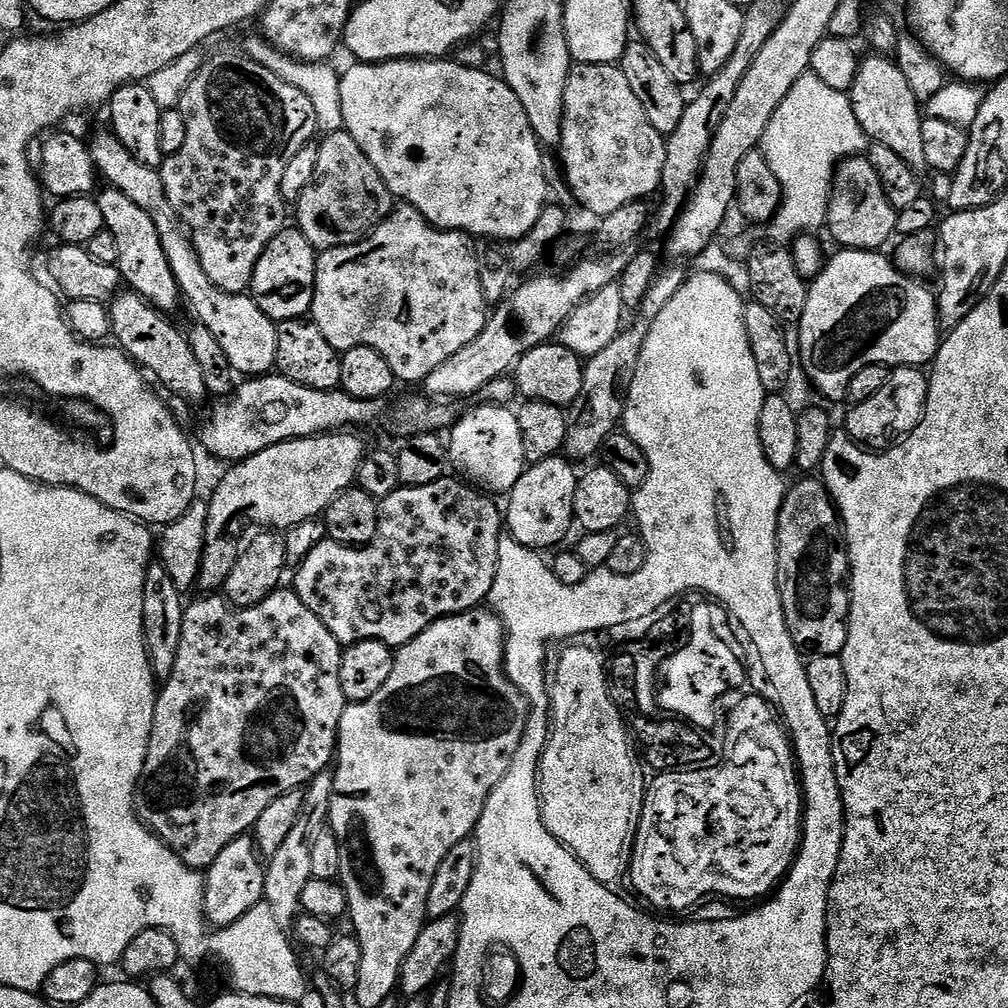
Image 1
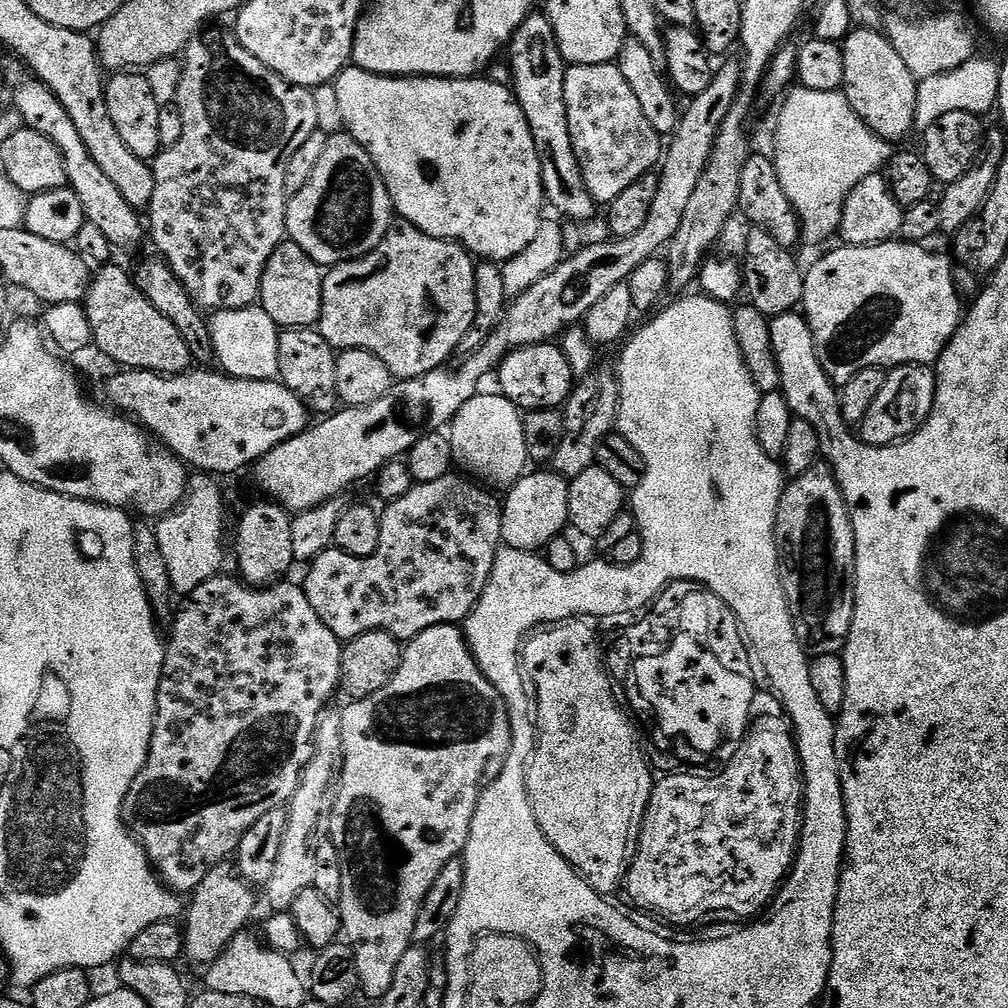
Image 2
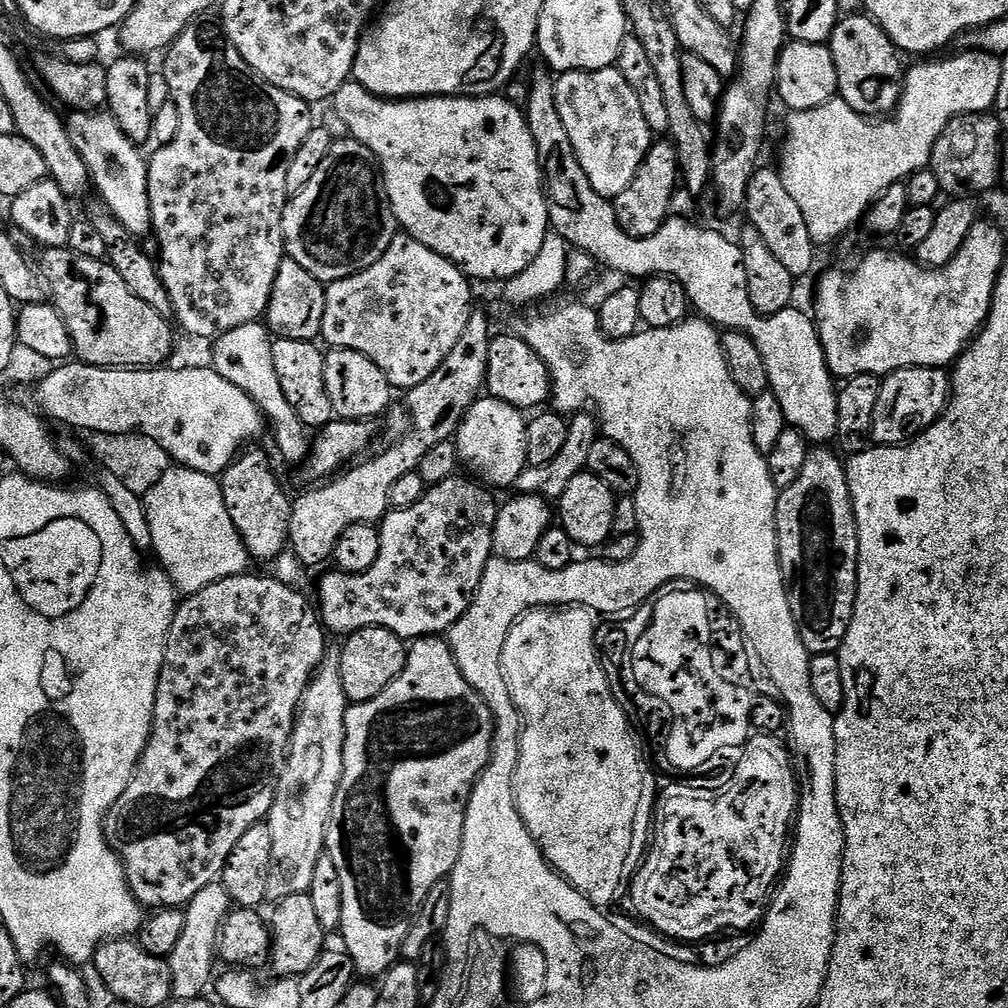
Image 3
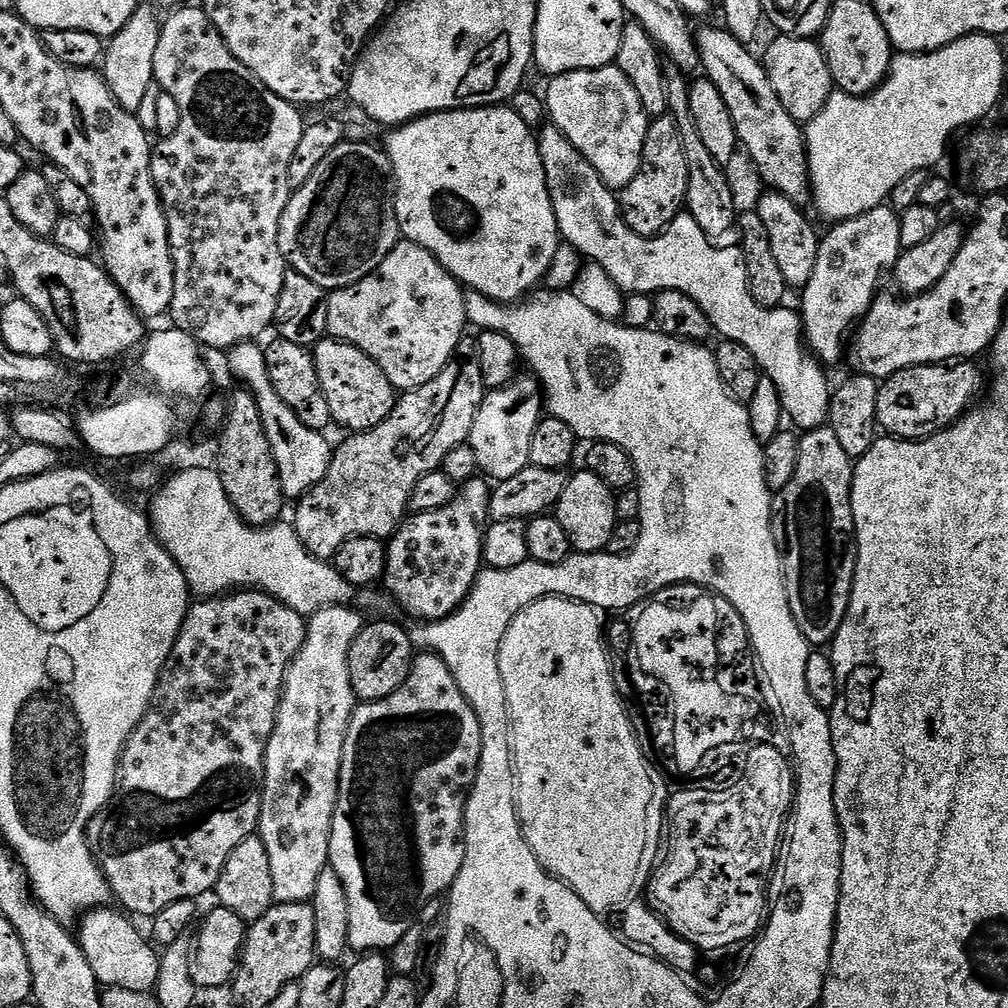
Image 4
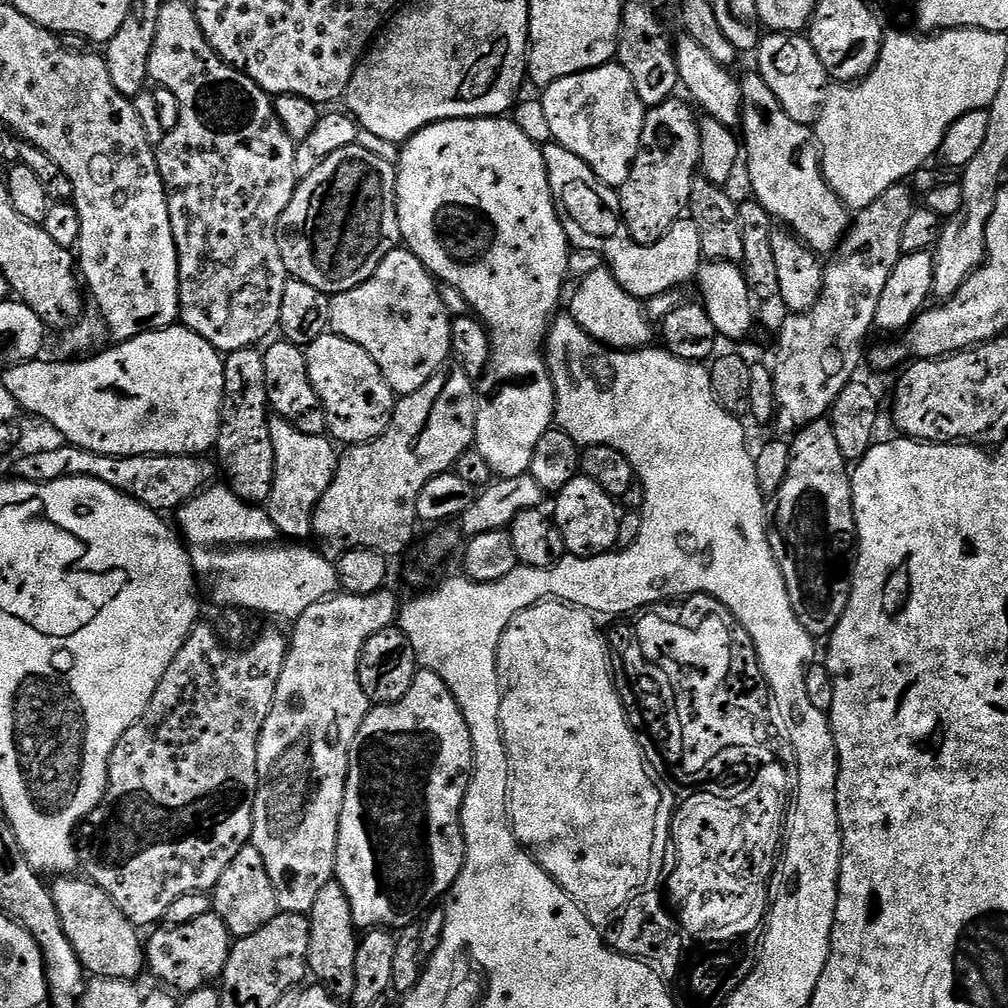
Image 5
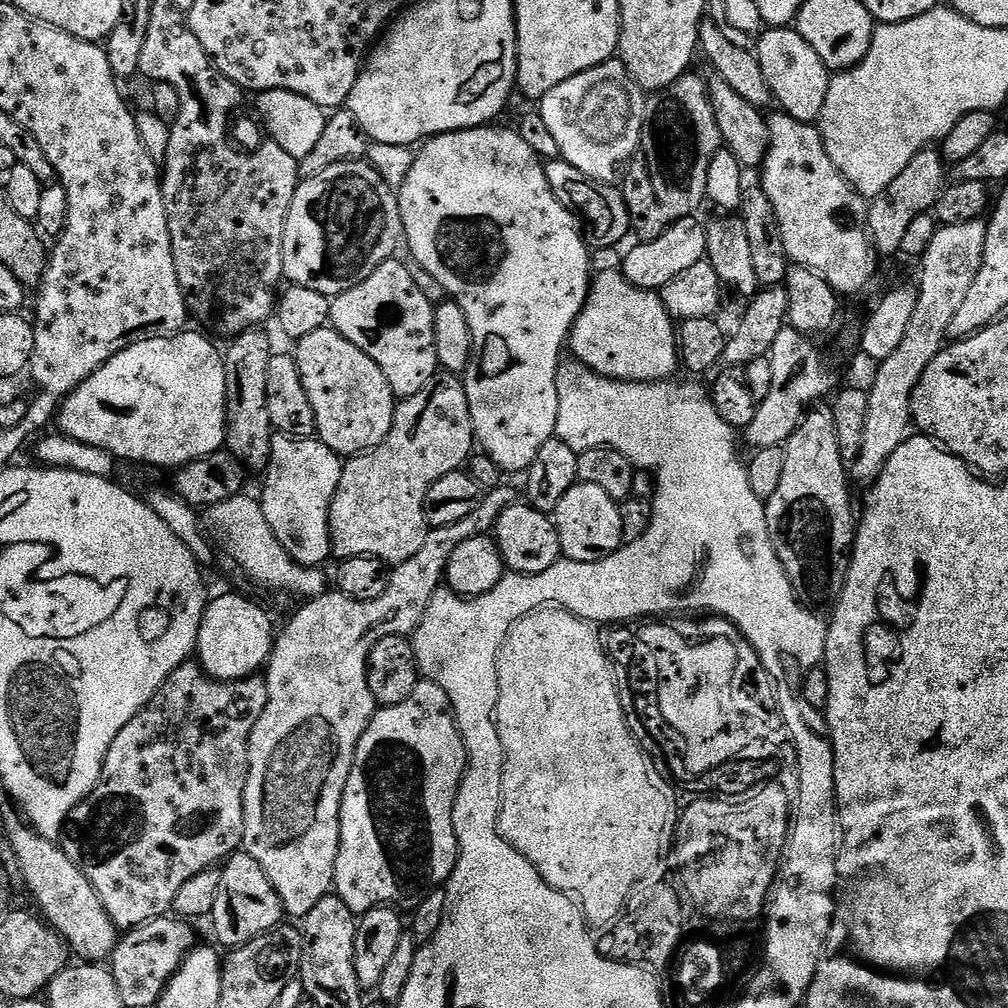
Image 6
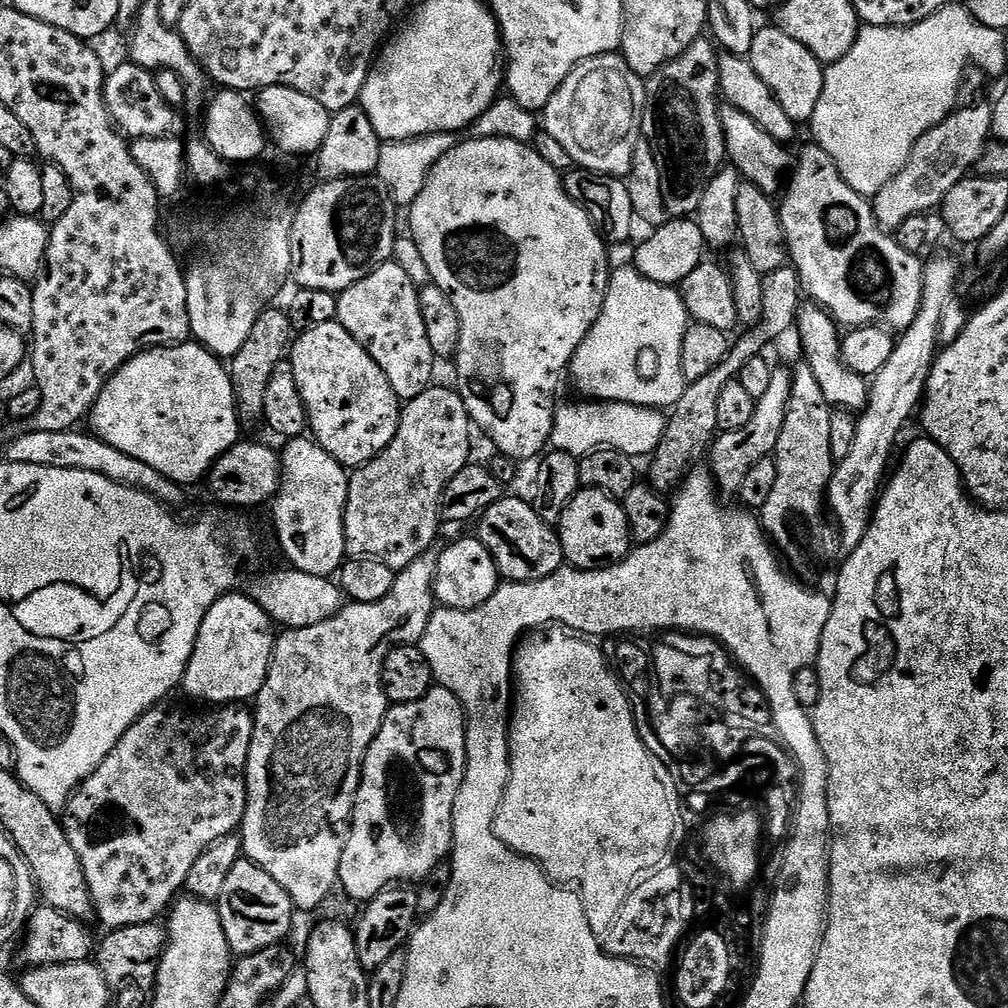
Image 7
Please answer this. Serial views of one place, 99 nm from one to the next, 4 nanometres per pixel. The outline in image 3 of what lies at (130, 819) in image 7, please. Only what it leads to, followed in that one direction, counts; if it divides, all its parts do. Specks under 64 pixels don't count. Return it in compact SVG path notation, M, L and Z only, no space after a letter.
M275 575L231 576L218 582L210 582L206 590L198 590L198 594L183 597L177 603L174 622L168 631L168 641L164 651L164 665L156 687L156 701L152 715L152 735L148 737L148 745L140 755L140 762L132 774L127 790L114 802L104 819L104 836L112 851L124 863L124 873L128 875L128 885L137 902L145 909L178 908L186 906L202 886L210 886L221 879L226 862L230 858L230 850L238 846L238 838L250 830L250 826L261 823L272 809L276 797L276 787L280 782L280 772L288 760L288 750L292 743L292 731L296 725L296 713L308 689L308 683L316 675L320 665L325 663L328 652L326 629L321 621L317 605L312 604L299 591L299 587L284 584Z

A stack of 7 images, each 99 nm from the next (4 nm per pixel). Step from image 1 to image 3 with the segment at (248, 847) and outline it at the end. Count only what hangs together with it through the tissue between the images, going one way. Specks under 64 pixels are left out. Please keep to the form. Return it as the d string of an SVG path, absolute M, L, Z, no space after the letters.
M220 882L202 886L202 890L198 890L198 894L190 898L190 902L184 908L186 927L182 929L182 939L166 958L172 975L172 994L175 999L199 1000L207 993L204 992L207 988L209 991L213 987L212 971L215 970L216 964L218 965L220 931L233 907L230 894Z

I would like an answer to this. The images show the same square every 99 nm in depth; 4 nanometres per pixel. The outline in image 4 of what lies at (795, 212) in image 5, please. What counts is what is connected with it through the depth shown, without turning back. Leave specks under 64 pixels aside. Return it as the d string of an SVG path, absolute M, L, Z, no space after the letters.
M727 27L704 28L695 33L697 50L700 52L700 67L703 75L722 94L726 106L730 106L730 118L734 118L737 141L748 151L756 172L768 183L774 192L786 194L804 206L810 200L810 181L808 178L808 146L804 143L804 128L801 121L795 120L778 102L774 86L766 74L759 55L751 52L743 40L734 38Z

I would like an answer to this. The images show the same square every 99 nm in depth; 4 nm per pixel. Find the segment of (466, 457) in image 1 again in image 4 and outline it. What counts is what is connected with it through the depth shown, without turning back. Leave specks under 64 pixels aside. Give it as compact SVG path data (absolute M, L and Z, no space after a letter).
M531 375L523 376L513 380L505 388L491 389L485 395L468 435L468 443L474 454L478 454L480 472L496 482L514 478L514 474L529 467L530 438L534 438L534 430L542 419L540 382Z

